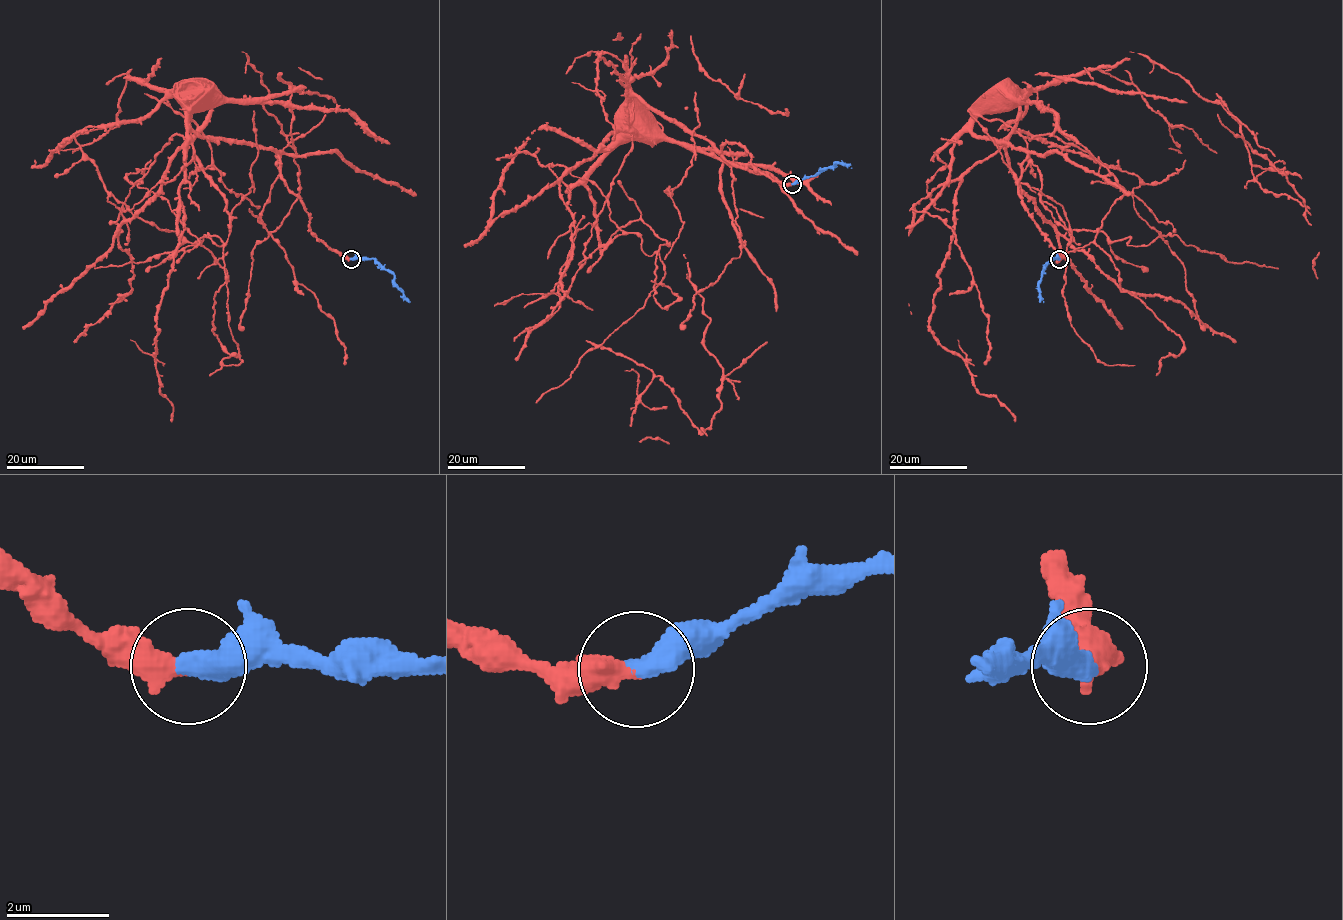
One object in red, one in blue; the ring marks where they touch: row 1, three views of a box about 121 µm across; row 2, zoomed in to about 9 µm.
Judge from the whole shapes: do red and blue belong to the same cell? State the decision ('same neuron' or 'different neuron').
same neuron

